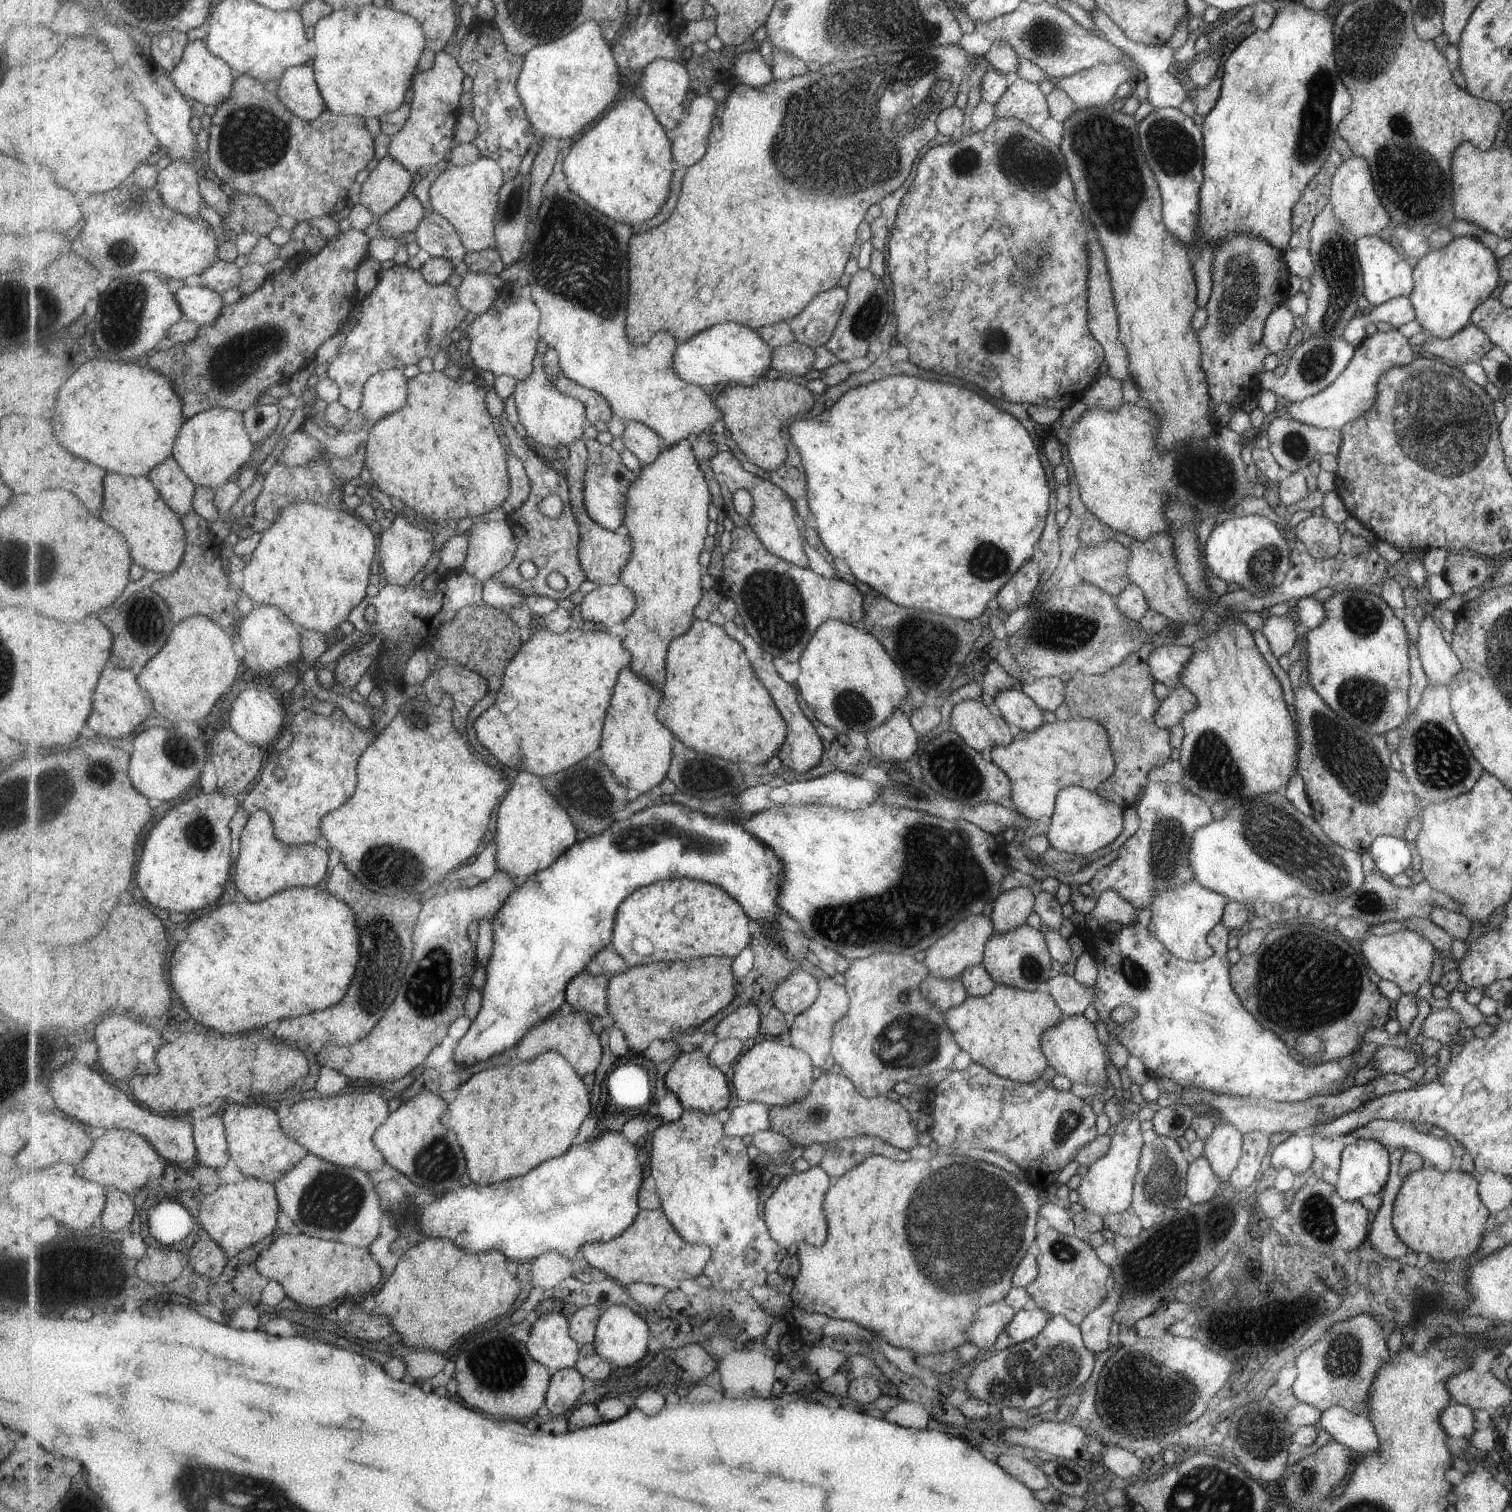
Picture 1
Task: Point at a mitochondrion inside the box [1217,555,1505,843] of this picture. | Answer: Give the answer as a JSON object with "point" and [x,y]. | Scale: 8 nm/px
{"point":[1355,761]}

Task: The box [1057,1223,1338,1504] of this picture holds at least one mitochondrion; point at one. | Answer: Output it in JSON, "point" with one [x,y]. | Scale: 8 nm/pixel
{"point":[1263,1439]}

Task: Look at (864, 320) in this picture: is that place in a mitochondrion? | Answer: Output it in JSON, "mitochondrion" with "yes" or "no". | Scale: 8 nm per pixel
{"mitochondrion":"yes"}

